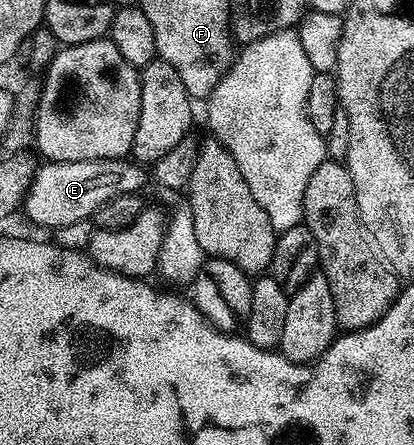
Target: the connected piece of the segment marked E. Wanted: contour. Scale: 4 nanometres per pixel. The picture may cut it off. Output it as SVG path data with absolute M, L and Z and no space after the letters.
M131 159L122 160L79 160L78 162L44 162L36 169L36 176L22 205L23 215L28 215L36 224L55 230L62 226L70 226L70 222L82 222L91 218L110 198L118 198L120 194L140 192L143 189L145 169Z

